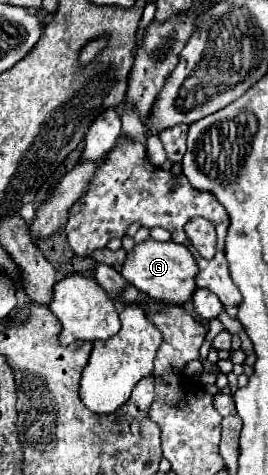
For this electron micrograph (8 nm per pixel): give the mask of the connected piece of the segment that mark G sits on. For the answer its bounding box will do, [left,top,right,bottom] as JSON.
[121,238,197,304]

